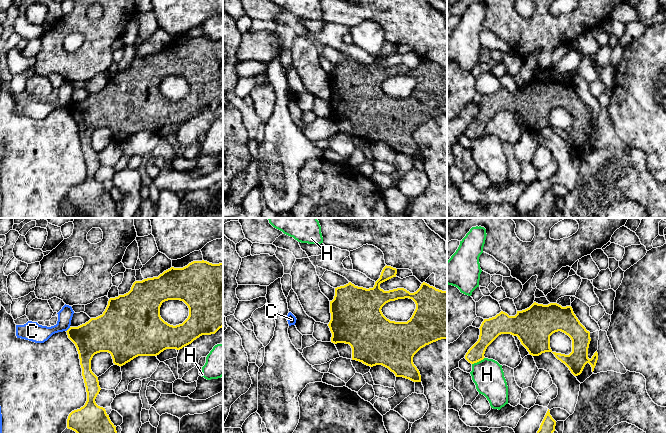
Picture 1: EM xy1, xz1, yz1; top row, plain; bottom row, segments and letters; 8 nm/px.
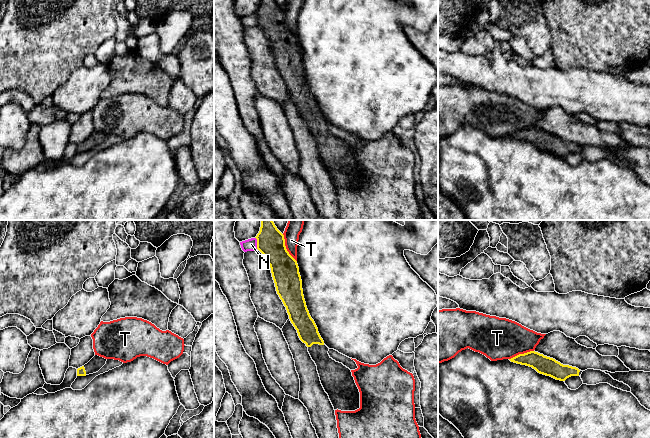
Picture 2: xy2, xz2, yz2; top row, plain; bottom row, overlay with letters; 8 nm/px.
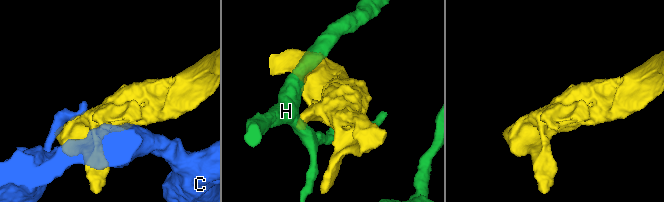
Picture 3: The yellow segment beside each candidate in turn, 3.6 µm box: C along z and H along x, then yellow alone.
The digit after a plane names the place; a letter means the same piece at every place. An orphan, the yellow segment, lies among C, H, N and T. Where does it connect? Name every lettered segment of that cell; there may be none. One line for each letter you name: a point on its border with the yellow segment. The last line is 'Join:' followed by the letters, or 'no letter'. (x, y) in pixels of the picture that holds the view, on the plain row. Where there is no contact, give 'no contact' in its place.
Join: no letter

